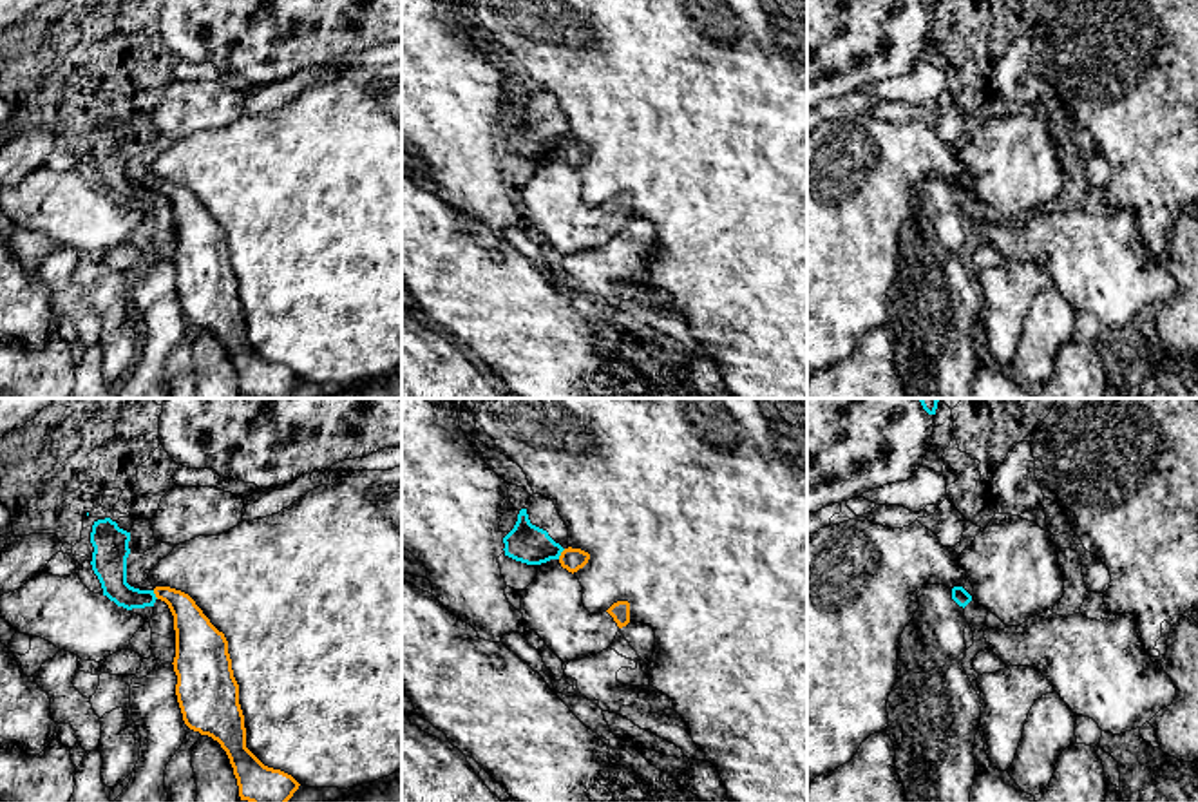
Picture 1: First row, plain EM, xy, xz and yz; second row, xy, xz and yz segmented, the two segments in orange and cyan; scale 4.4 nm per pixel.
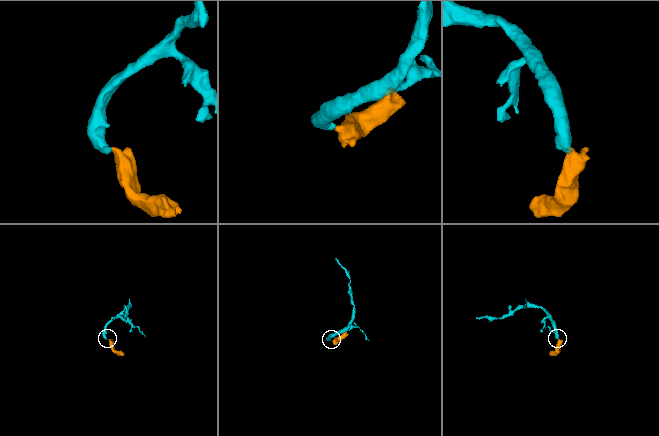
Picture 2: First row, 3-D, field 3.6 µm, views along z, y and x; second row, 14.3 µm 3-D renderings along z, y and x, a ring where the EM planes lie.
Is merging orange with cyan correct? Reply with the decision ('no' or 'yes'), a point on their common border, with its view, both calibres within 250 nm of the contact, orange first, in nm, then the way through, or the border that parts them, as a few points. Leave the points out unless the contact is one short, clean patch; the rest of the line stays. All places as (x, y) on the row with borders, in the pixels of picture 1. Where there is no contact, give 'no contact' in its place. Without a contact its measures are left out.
no; contact xz (561, 554); calibres 100 and 170 nm; border xz (565, 549), (558, 558)

